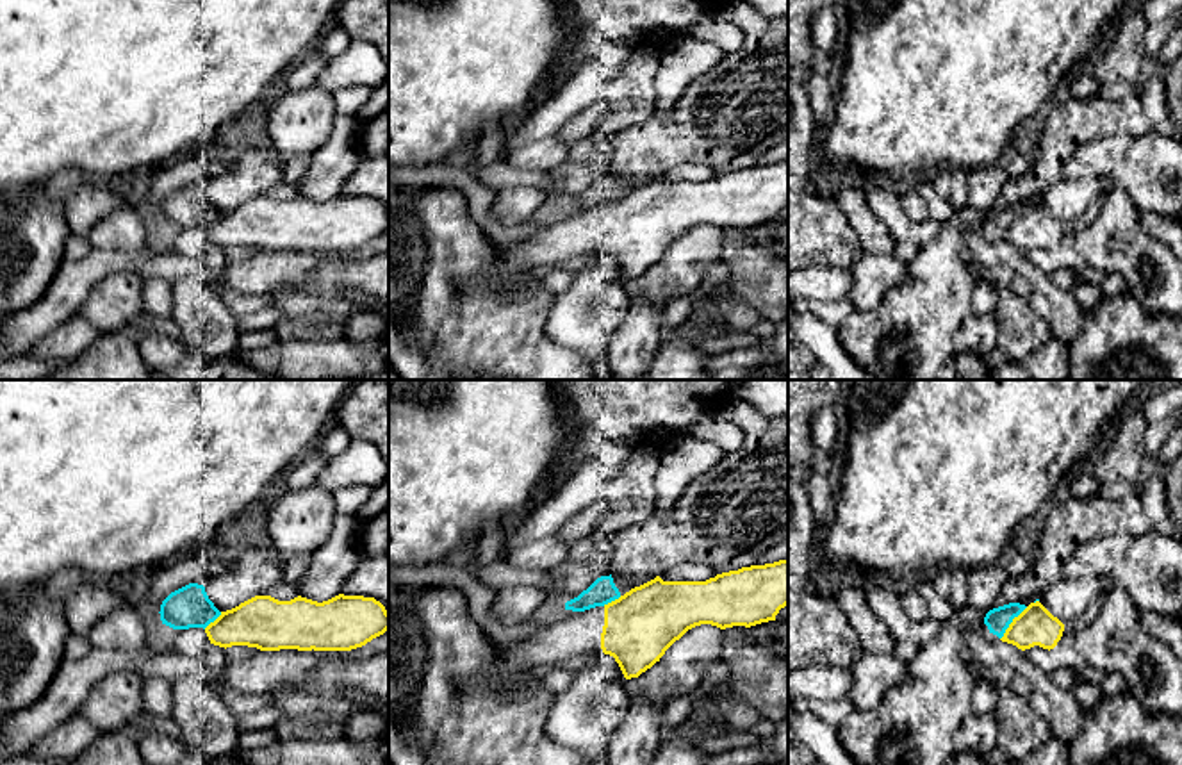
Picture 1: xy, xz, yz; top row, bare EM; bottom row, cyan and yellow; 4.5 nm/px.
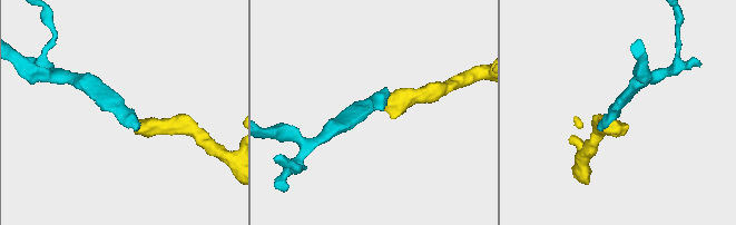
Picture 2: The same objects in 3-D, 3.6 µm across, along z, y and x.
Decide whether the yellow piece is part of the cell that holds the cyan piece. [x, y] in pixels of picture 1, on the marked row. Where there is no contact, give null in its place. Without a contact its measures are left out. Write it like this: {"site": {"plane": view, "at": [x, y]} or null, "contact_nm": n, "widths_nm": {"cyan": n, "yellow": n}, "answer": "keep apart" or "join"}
{"site": {"plane": "yz", "at": [1011, 621]}, "contact_nm": 200, "widths_nm": {"cyan": 110, "yellow": 180}, "answer": "keep apart"}

